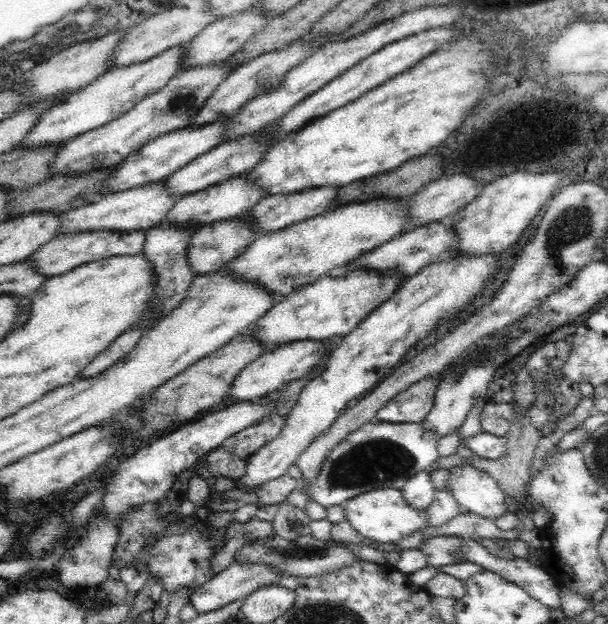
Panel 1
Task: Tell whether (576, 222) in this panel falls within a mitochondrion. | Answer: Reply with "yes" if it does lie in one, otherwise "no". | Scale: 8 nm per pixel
yes

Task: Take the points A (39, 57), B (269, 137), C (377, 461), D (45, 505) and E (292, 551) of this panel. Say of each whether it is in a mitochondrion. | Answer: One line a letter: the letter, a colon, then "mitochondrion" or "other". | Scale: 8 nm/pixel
A: other
B: other
C: mitochondrion
D: other
E: mitochondrion

